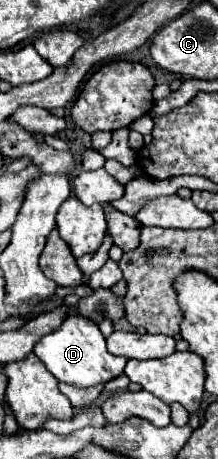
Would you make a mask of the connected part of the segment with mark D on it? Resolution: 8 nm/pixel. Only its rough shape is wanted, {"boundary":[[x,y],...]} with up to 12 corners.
{"boundary":[[71,309],[35,345],[59,379],[93,387],[119,377],[99,325]]}

